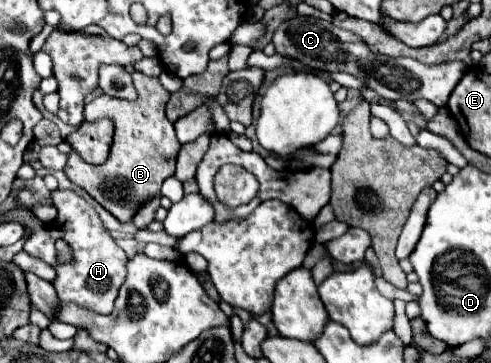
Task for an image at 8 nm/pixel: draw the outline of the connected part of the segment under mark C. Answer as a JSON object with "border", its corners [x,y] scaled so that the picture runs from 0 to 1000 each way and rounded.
{"border":[[[601,44],[589,50],[580,66],[564,77],[556,94],[556,121],[564,149],[601,160],[642,193],[662,198],[707,198],[723,215],[735,215],[747,242],[764,248],[776,270],[788,275],[833,275],[845,281],[853,270],[866,270],[882,281],[886,292],[906,292],[919,248],[947,204],[947,171],[910,171],[890,182],[866,182],[841,160],[792,160],[780,149],[764,149],[752,138],[752,127],[719,88],[678,72],[674,61],[629,50],[629,44]]]}

